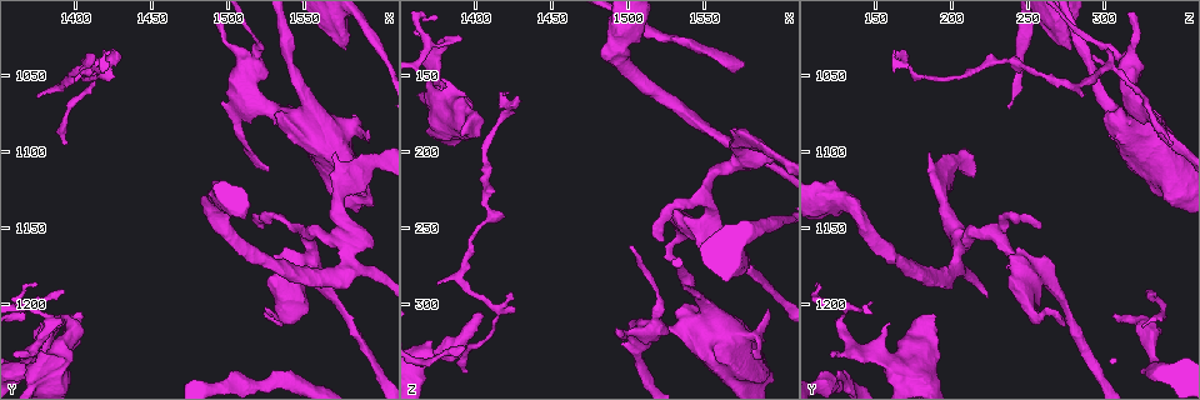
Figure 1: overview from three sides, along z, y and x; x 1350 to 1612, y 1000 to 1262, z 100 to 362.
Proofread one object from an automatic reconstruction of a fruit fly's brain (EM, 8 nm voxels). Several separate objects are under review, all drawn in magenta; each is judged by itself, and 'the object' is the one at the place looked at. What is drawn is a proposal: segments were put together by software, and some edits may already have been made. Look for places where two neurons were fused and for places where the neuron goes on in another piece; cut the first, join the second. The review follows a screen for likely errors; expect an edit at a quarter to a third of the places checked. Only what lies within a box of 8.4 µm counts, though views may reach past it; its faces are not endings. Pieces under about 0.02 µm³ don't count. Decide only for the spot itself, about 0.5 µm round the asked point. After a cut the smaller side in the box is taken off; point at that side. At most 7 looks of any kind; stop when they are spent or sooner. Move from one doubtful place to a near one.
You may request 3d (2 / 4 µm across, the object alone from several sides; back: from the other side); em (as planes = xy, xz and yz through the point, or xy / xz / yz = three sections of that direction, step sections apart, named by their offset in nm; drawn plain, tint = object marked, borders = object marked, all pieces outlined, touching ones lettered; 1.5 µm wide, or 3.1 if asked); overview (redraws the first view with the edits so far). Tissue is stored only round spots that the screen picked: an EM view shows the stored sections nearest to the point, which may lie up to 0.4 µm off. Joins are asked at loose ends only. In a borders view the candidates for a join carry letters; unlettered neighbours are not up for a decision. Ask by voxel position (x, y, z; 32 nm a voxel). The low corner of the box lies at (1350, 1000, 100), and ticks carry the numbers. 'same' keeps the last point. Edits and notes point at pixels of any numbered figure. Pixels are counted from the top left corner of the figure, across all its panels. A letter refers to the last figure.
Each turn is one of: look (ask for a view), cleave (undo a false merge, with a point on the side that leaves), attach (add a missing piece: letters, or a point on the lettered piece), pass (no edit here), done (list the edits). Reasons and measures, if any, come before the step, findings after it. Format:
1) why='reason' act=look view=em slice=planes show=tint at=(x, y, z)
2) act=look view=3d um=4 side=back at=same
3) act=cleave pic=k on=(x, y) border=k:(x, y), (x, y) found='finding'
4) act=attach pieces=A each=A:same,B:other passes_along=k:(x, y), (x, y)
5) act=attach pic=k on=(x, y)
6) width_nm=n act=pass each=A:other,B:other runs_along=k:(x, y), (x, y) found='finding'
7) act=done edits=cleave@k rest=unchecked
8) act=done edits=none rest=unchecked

act=look view=em slice=planes show=borders at=(1390, 1208, 190)

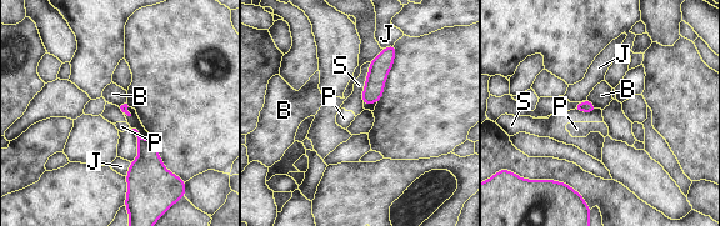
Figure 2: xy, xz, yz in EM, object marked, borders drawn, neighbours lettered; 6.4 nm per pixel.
act=pass each=B:other,J:other,P:other,S:other border=2:(588, 99), (596, 108) found='none of them fits'

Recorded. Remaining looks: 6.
why='branch stops here' act=look view=em slice=xz step=8 show=borders at=(1532, 1166, 238)

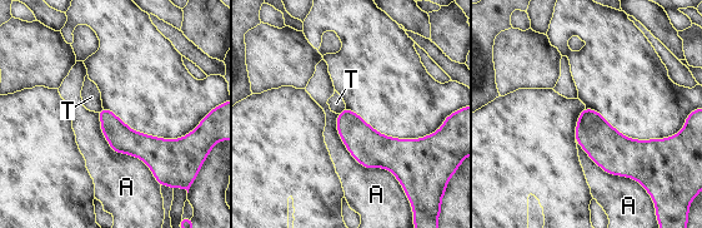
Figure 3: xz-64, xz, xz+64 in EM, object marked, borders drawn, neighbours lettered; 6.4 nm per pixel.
why='another direction' act=look view=em slice=planes show=borders at=same

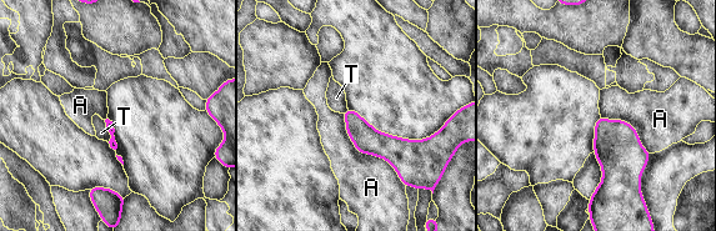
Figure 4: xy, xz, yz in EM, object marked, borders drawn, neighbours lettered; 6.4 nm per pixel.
act=pass each=A:other,T:other runs_along=4:(348, 114), (377, 144), (424, 142) found='no lettered piece goes on from it'

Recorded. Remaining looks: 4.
why='thin end' act=look view=em slice=xz step=4 show=tint at=(1376, 1060, 286)

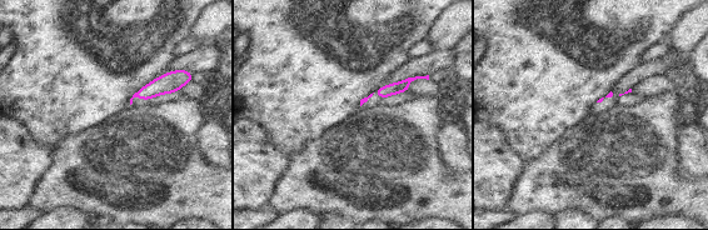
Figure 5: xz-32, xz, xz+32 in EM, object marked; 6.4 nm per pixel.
act=look view=em slice=xy step=8 show=borders at=same

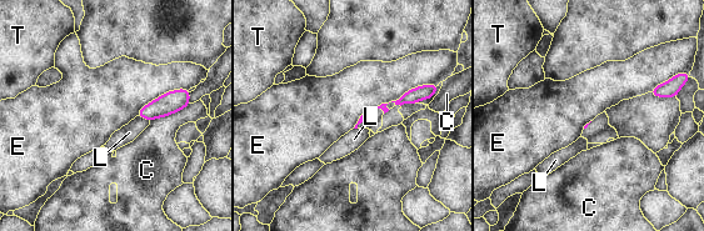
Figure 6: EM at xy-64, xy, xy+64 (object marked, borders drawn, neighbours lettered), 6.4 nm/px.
act=pass each=C:other,E:other,L:other,T:other border=6:(433, 83), (374, 108) found='none of them fits'

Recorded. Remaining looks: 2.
act=done edits=none rest=unchecked

